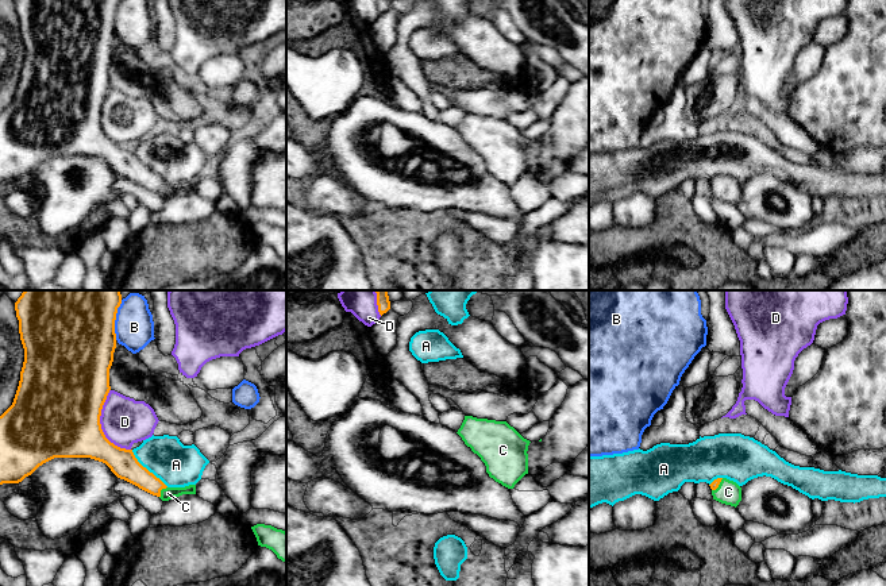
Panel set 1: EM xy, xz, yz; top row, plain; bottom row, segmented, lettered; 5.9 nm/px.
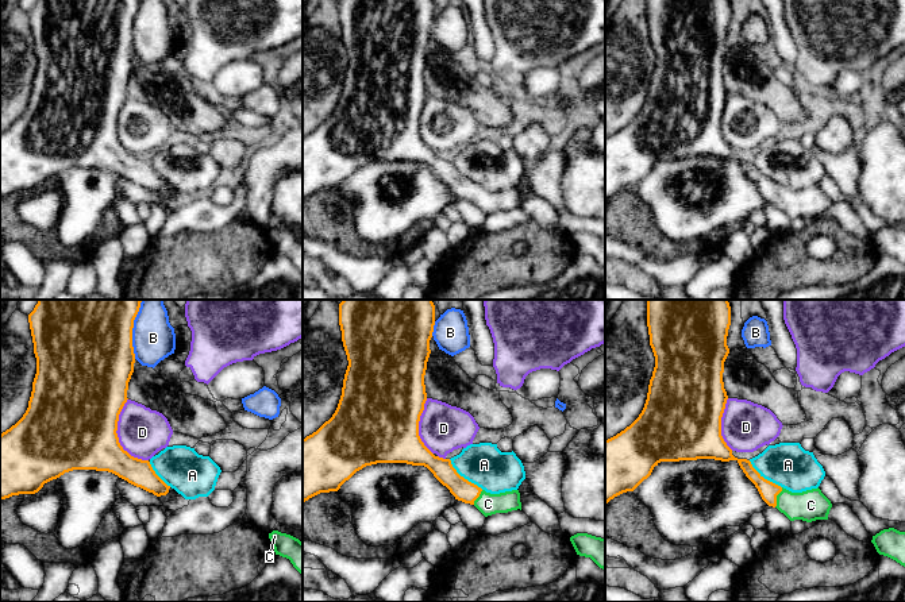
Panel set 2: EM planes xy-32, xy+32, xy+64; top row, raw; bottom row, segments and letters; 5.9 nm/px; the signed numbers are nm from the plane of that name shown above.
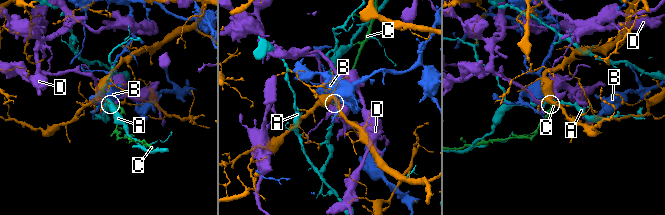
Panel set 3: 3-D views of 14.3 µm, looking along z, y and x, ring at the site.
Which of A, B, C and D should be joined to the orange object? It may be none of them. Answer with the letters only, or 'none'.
C

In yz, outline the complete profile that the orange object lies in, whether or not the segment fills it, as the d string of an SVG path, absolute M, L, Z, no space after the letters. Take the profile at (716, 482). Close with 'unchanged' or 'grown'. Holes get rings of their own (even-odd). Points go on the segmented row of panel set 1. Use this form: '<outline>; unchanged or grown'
M717 478L710 485L713 500L731 505L737 506L741 501L741 487L727 478Z; grown

